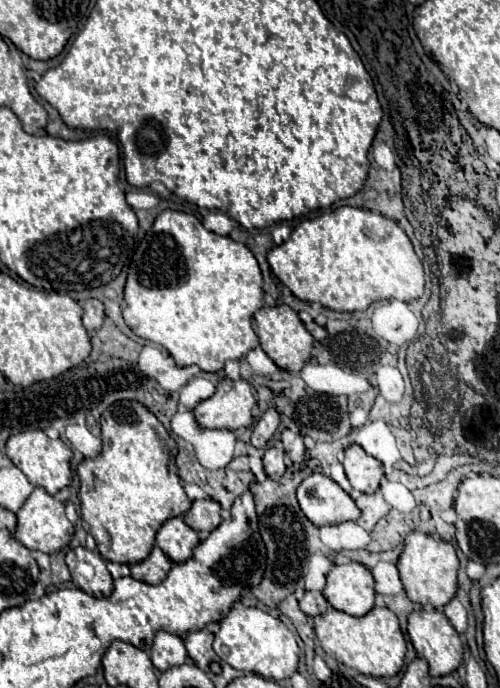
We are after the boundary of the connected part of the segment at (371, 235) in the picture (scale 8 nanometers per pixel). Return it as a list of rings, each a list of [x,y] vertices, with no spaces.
[[[342,206],[312,218],[302,220],[290,234],[290,238],[268,252],[268,264],[276,278],[290,288],[290,292],[302,302],[318,302],[324,308],[336,312],[368,310],[378,300],[402,300],[410,302],[424,294],[424,266],[416,256],[406,232],[390,218],[374,214],[370,210]]]

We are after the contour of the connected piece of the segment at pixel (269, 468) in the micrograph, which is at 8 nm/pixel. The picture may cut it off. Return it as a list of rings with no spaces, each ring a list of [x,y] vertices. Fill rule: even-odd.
[[[268,448],[264,452],[264,470],[268,474],[268,478],[272,480],[280,480],[284,470],[286,470],[286,464],[284,464],[284,452],[278,450],[278,448]]]

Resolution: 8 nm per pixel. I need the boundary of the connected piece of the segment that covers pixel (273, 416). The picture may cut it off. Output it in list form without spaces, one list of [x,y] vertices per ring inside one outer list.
[[[268,408],[262,418],[256,422],[254,432],[252,432],[252,444],[256,448],[266,448],[266,444],[270,442],[270,438],[274,436],[276,428],[280,424],[280,414],[274,408]]]

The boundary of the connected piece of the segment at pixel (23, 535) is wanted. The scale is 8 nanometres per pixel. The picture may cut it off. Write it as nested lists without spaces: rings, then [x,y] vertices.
[[[34,488],[34,492],[28,496],[28,500],[22,504],[22,508],[16,512],[18,524],[16,524],[16,540],[22,542],[30,550],[42,550],[46,554],[58,552],[64,548],[74,534],[74,524],[64,514],[64,504],[54,500],[44,488]]]

